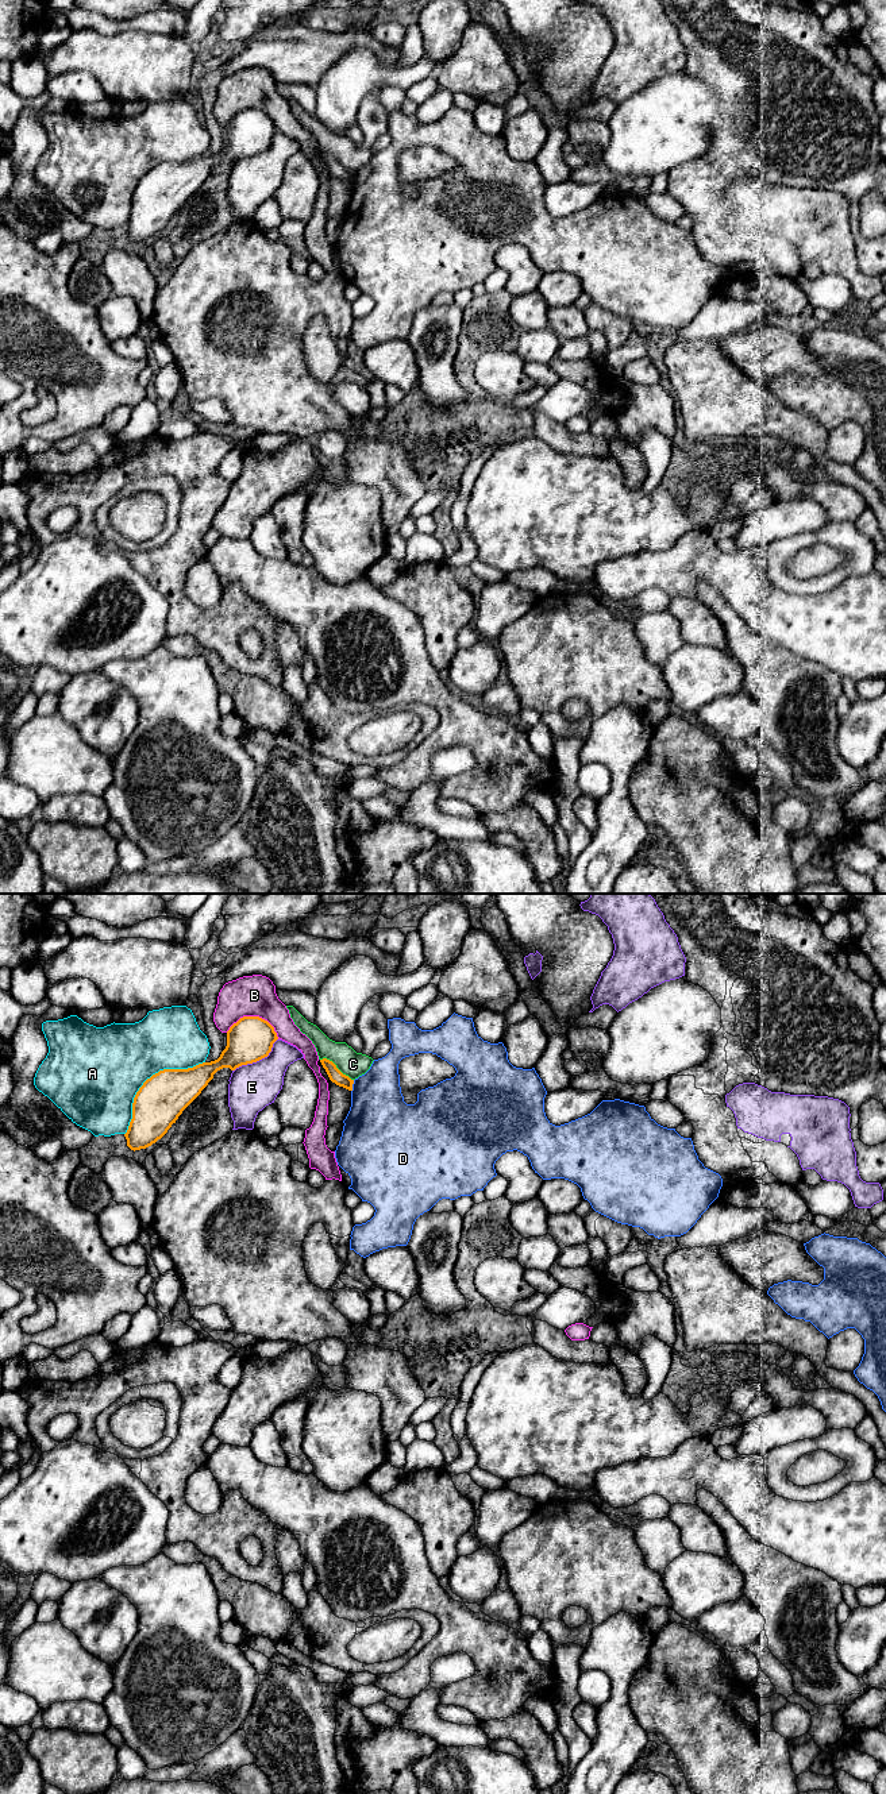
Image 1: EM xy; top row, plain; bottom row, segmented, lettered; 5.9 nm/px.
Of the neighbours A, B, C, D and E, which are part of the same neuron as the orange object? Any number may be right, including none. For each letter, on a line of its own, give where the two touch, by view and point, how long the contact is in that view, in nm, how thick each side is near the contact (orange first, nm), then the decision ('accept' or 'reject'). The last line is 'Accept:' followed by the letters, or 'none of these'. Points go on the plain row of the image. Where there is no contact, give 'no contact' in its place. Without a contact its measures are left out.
A: xy (147, 172) | 650 nm | 280/460 nm | reject
B: xy (255, 110) | 320 nm | 260/240 nm | reject
C: xy (335, 159) | 240 nm | 80/150 nm | reject
D: xy (351, 178) | 70 nm | 80/360 nm | reject
E: xy (258, 153) | 340 nm | 260/280 nm | reject
Accept: none of these

